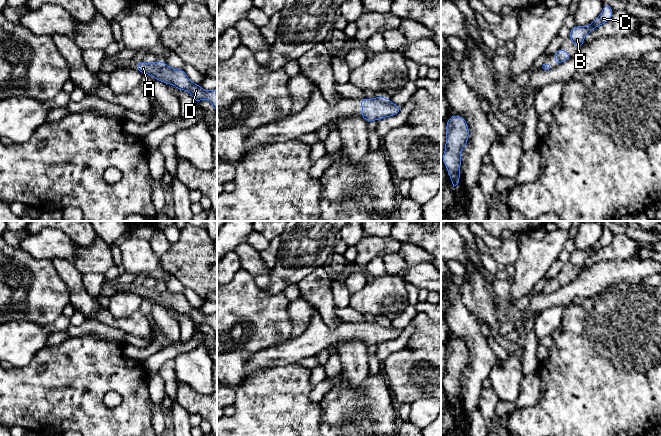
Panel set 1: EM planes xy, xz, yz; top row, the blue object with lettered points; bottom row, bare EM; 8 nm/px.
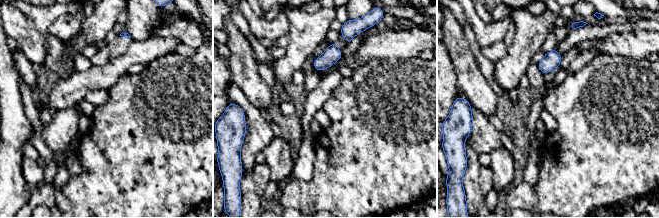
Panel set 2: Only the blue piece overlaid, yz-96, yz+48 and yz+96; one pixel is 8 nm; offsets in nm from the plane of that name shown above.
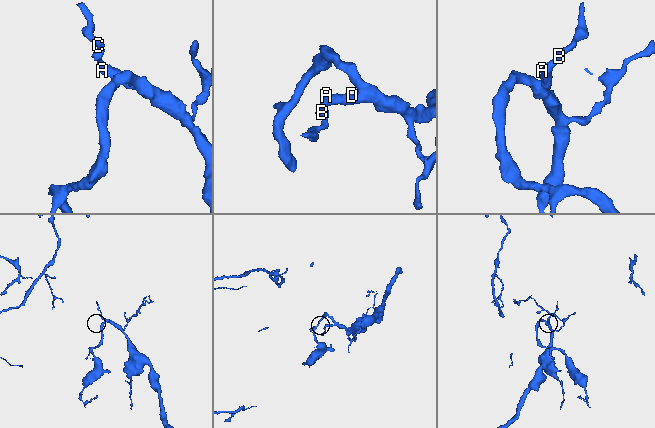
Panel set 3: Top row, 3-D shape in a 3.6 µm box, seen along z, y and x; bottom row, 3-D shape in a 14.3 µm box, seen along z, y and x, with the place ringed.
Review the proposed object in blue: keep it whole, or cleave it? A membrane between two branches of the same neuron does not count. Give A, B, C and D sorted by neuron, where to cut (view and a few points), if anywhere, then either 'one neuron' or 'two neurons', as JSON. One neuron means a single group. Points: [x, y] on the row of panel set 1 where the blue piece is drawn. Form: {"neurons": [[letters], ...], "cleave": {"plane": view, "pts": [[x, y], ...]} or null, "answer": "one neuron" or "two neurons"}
{"neurons": [["A", "B", "C", "D"]], "cleave": null, "answer": "one neuron"}

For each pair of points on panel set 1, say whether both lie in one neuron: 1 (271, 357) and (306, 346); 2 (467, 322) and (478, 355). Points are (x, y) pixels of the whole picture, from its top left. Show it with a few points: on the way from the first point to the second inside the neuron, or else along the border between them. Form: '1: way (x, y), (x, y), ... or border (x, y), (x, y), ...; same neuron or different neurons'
1: way (280, 354), (297, 348); same neuron
2: way (468, 330), (478, 347); same neuron

